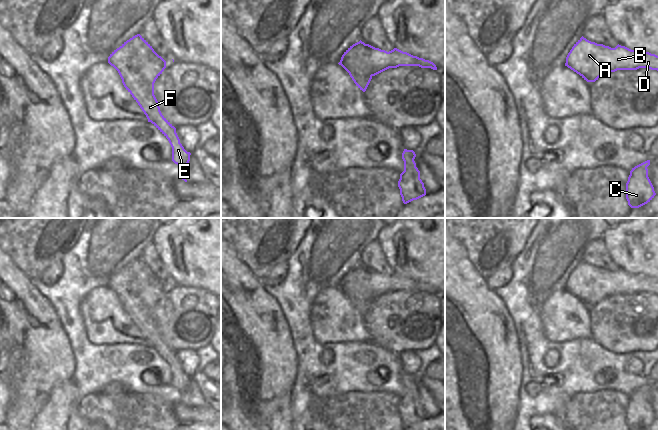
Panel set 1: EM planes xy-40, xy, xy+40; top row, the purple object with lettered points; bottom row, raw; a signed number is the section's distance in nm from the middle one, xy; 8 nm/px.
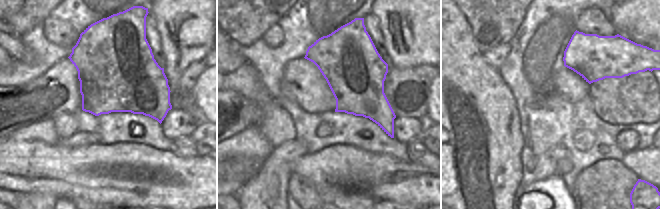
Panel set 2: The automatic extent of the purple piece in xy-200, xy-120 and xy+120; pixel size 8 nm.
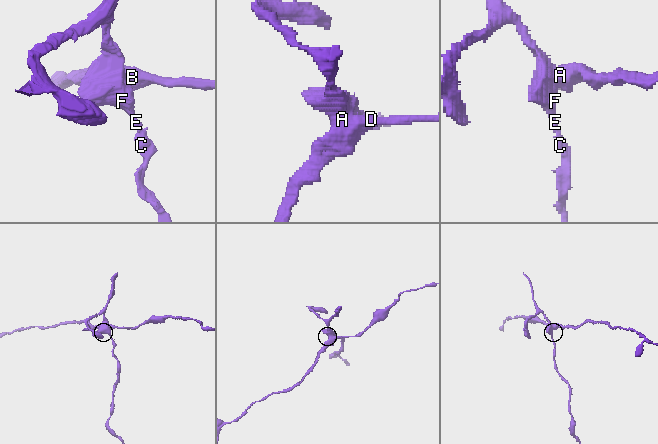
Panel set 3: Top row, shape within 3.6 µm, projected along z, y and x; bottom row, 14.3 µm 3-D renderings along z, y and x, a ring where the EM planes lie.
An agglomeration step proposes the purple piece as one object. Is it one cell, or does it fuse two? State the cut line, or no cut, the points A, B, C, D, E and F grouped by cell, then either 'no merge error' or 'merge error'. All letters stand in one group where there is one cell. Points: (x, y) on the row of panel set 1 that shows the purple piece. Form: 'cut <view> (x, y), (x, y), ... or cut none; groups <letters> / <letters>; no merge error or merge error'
cut xy (340, 60), (349, 70), (371, 76); groups A B D / C E F; merge error

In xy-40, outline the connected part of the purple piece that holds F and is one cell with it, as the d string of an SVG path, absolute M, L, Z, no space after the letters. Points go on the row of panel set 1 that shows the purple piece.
M137 34L124 42L108 57L108 63L119 73L126 90L151 122L169 141L172 161L185 172L190 161L176 133L176 128L162 115L154 95L154 83L166 68L166 61Z

